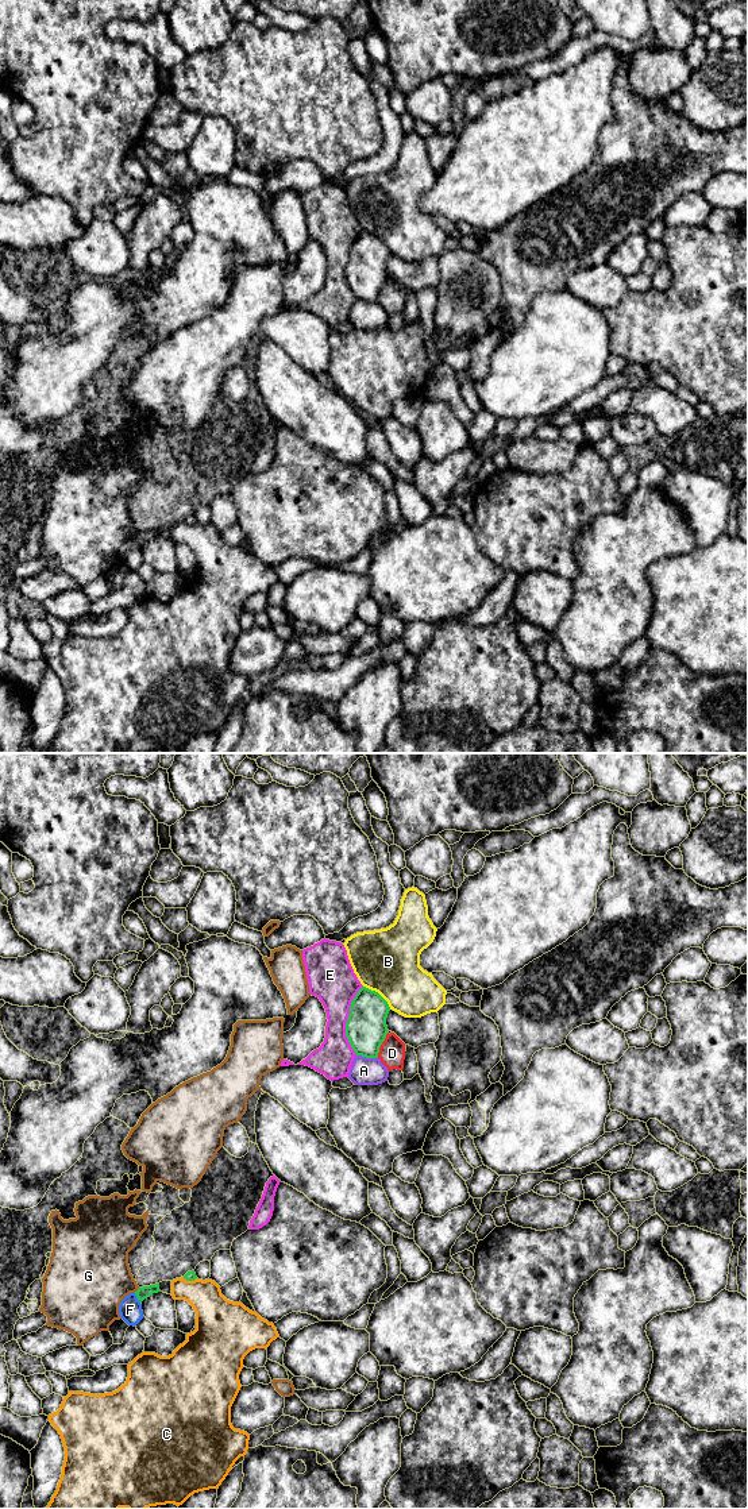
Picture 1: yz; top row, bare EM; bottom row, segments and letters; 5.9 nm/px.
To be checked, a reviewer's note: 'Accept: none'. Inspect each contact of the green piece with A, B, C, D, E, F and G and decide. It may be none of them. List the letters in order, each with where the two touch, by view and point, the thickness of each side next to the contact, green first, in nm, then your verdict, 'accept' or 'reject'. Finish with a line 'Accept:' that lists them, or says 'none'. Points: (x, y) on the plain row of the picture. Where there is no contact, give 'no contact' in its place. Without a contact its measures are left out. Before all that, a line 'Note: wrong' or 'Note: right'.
Note: right
A: meets green in yz at (367, 301); 240 nm thick on the green side, 160 nm on the other; reject
B: meets green in yz at (378, 238); 240 nm thick on the green side, 380 nm on the other; reject
C: meets green in yz at (189, 524); 60 nm thick on the green side, 220 nm on the other; reject
D: meets green in yz at (381, 288); 240 nm thick on the green side, 160 nm on the other; reject
E: meets green in yz at (347, 265); 240 nm thick on the green side, 260 nm on the other; reject
F: meets green in yz at (137, 541); 70 nm thick on the green side, 140 nm on the other; reject
G: meets green in yz at (138, 533); 70 nm thick on the green side, 380 nm on the other; reject
Accept: none

